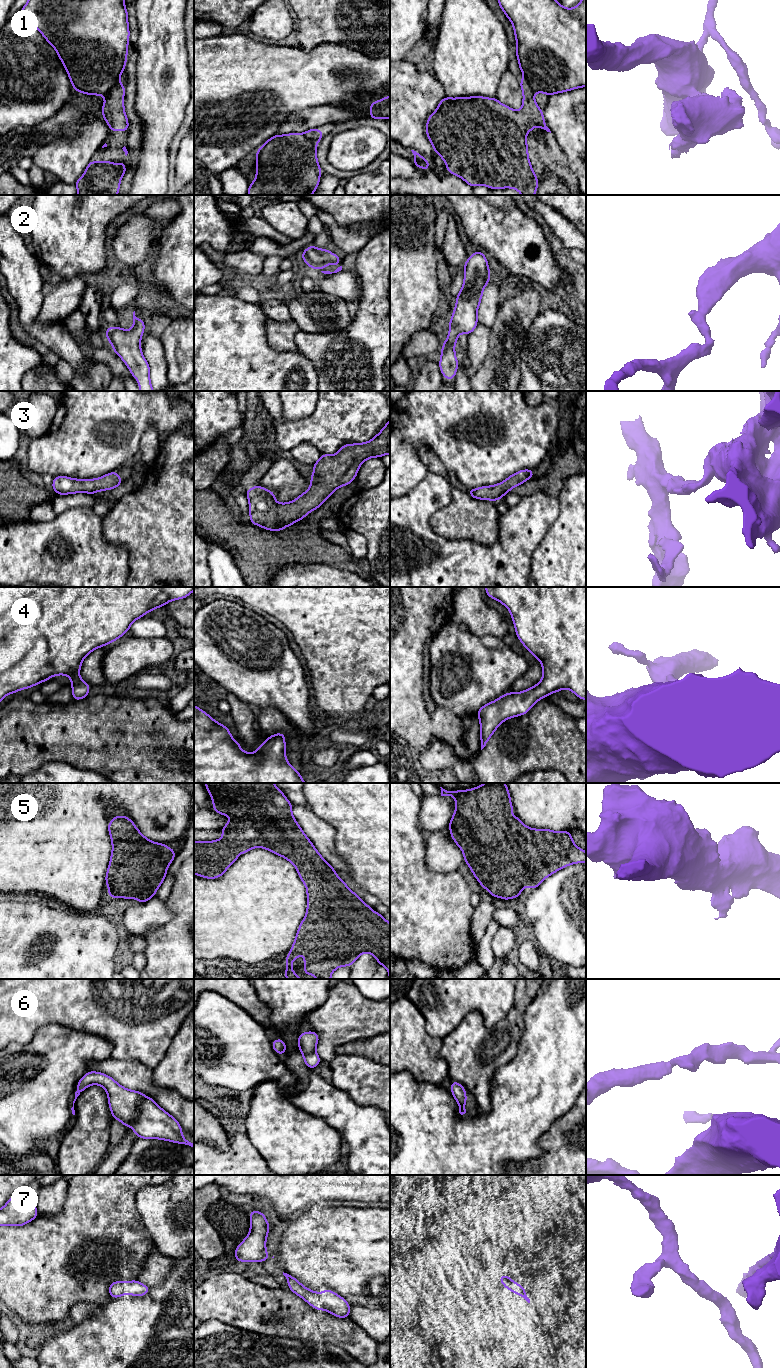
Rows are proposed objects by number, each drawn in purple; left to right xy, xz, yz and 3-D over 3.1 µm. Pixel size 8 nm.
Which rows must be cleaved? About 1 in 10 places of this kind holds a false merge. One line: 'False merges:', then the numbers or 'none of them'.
False merges: 1

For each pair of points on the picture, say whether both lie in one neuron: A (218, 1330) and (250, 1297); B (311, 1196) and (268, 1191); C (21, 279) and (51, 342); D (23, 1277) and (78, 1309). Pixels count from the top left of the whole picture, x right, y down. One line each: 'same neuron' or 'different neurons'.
A: different neurons
B: same neuron
C: same neuron
D: different neurons

